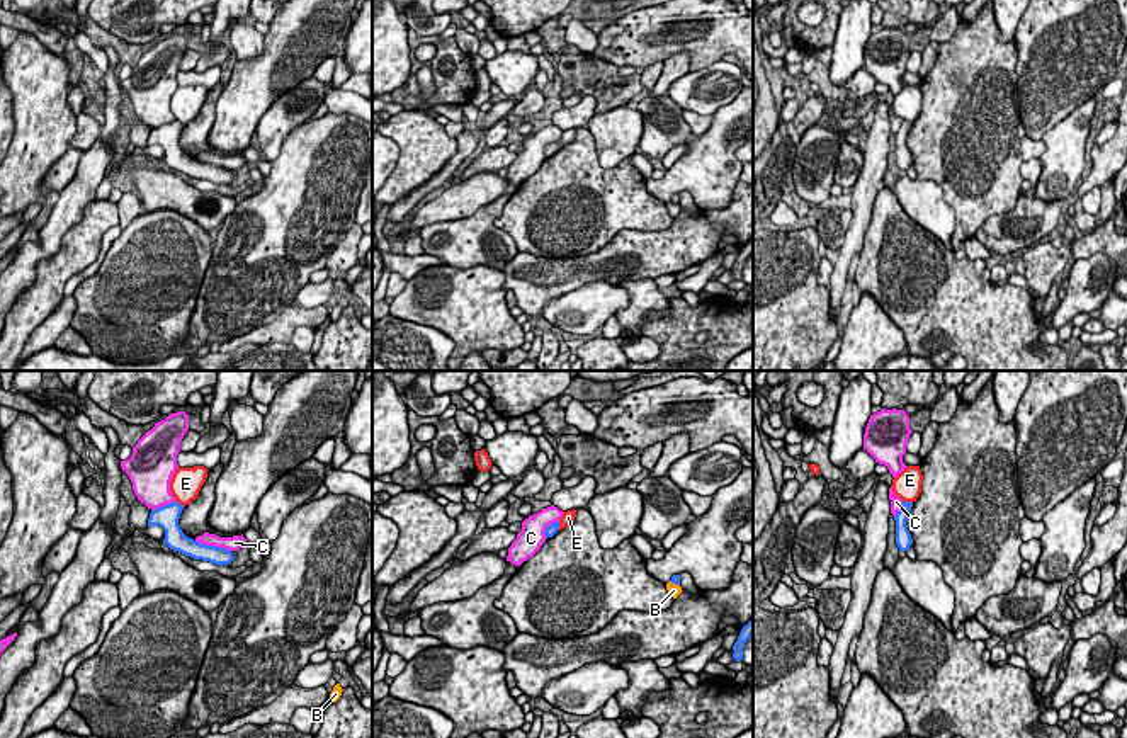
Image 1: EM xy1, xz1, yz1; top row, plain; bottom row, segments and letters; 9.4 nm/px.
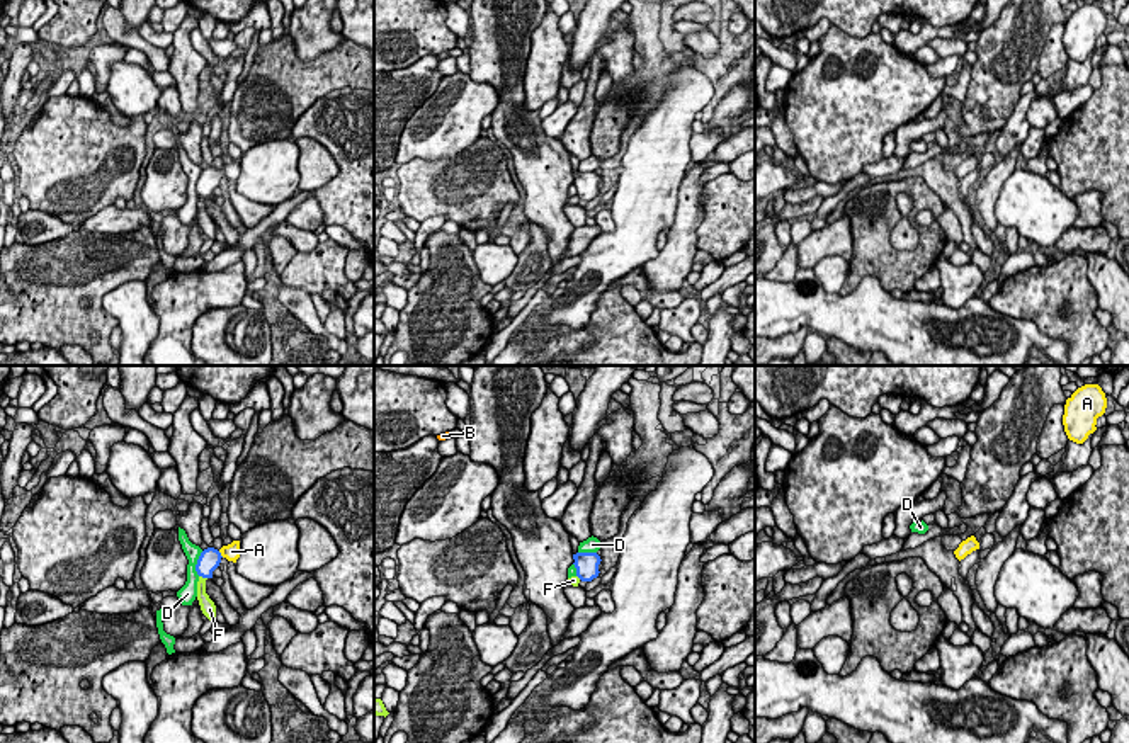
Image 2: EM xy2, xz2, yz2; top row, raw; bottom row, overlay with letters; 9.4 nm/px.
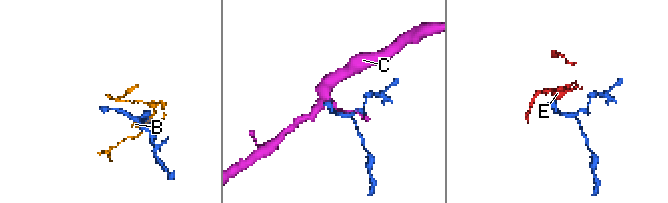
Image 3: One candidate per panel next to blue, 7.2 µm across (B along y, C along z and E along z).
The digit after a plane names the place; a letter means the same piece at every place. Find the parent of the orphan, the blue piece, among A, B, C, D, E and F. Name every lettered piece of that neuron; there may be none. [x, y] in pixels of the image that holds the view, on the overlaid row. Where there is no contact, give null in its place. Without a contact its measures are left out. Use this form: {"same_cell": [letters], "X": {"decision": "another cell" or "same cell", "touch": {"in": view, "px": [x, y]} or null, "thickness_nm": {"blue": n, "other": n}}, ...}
{"same_cell": ["A"], "A": {"decision": "same cell", "touch": {"in": "xy2", "px": [220, 555]}, "thickness_nm": {"blue": 200, "other": 160}}, "B": {"decision": "another cell", "touch": {"in": "xz1", "px": [675, 584]}, "thickness_nm": {"blue": 90, "other": 120}}, "C": {"decision": "another cell", "touch": {"in": "xy1", "px": [213, 546]}, "thickness_nm": {"blue": 170, "other": 140}}, "D": {"decision": "another cell", "touch": {"in": "xy2", "px": [198, 563]}, "thickness_nm": {"blue": 200, "other": 140}}, "E": {"decision": "another cell", "touch": {"in": "yz1", "px": [908, 502]}, "thickness_nm": {"blue": 120, "other": 280}}, "F": {"decision": "another cell", "touch": {"in": "xy2", "px": [203, 577]}, "thickness_nm": {"blue": 200, "other": 120}}}

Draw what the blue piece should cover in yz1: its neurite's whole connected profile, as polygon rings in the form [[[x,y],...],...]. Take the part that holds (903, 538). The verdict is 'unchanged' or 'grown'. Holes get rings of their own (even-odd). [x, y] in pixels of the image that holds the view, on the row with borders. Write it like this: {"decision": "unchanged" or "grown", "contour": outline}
{"decision": "unchanged", "contour": [[[903,502],[899,512],[894,517],[894,520],[896,520],[896,544],[898,544],[899,551],[908,551],[909,546],[913,544],[911,534],[906,525],[911,507],[913,507],[911,502]]]}

